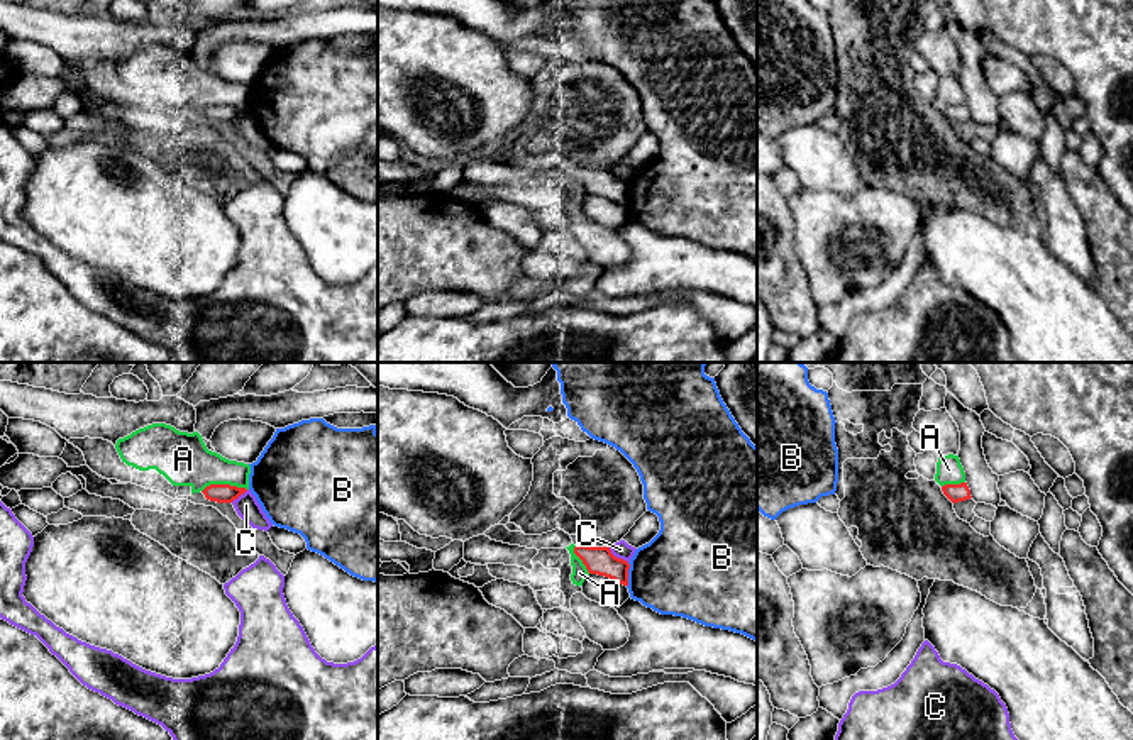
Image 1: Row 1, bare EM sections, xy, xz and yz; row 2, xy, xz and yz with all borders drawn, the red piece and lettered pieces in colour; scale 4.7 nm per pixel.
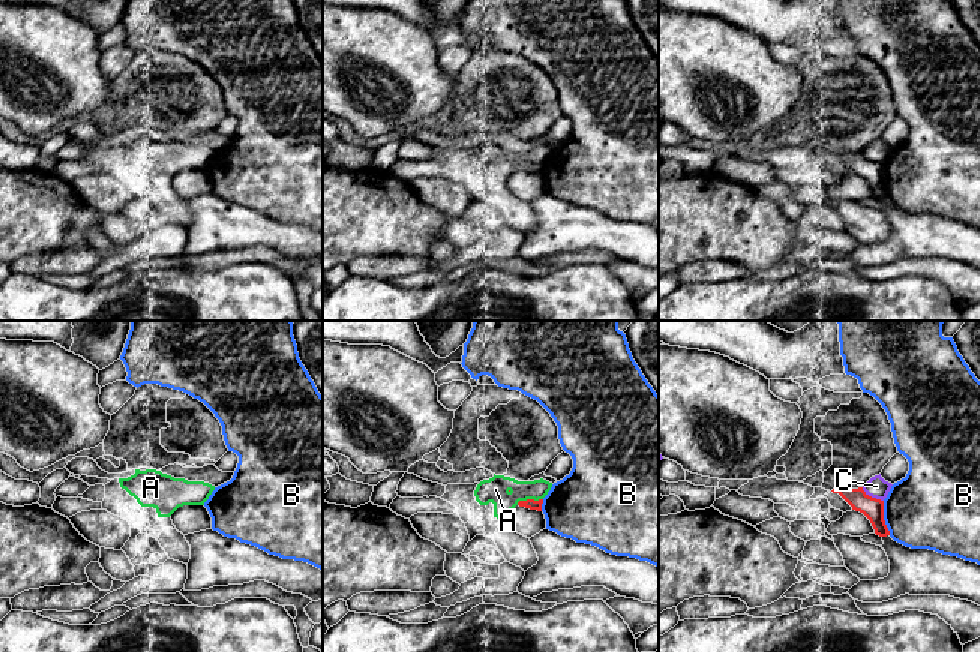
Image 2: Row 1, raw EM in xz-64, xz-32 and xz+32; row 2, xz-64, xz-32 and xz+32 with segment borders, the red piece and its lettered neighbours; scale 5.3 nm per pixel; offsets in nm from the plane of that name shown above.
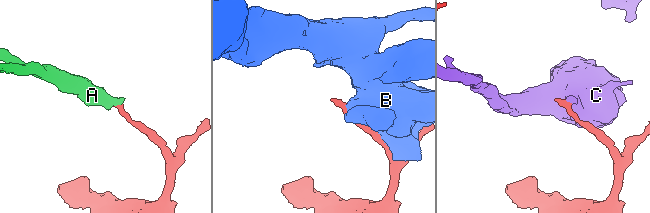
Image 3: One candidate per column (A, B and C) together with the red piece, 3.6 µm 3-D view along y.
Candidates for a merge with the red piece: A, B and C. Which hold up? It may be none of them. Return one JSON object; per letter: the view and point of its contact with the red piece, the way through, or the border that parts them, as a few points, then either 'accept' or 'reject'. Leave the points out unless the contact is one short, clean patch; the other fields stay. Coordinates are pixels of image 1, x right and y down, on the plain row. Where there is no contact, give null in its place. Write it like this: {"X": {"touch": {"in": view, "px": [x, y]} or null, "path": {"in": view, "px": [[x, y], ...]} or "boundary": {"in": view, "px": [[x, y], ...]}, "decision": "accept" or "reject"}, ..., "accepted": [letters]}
{"A": {"touch": {"in": "xy", "px": [224, 105]}, "boundary": {"in": "xy", "px": [[246, 109], [209, 105], [202, 112]]}, "decision": "reject"}, "B": {"touch": {"in": "xz", "px": [627, 195]}, "decision": "reject"}, "C": {"touch": {"in": "xz", "px": [617, 178]}, "boundary": {"in": "xz", "px": [[608, 168], [627, 183]]}, "decision": "reject"}, "accepted": []}

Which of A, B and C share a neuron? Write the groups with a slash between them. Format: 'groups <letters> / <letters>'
groups A / B / C

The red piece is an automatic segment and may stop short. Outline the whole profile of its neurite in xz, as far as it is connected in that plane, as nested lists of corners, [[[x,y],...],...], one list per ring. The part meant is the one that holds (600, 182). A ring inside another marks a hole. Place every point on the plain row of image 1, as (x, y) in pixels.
[[[576,166],[574,174],[583,181],[589,195],[605,196],[628,207],[630,185],[615,178],[610,168]]]

